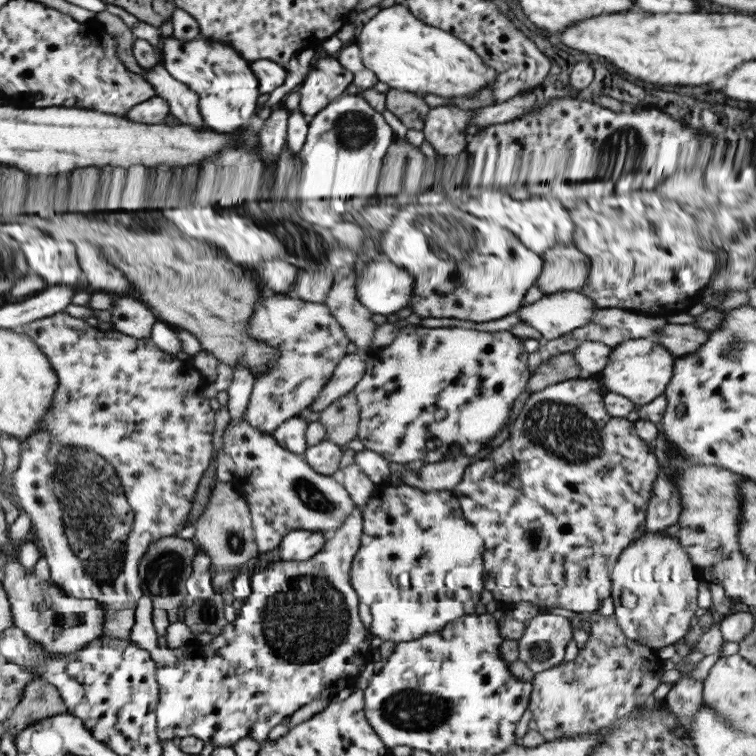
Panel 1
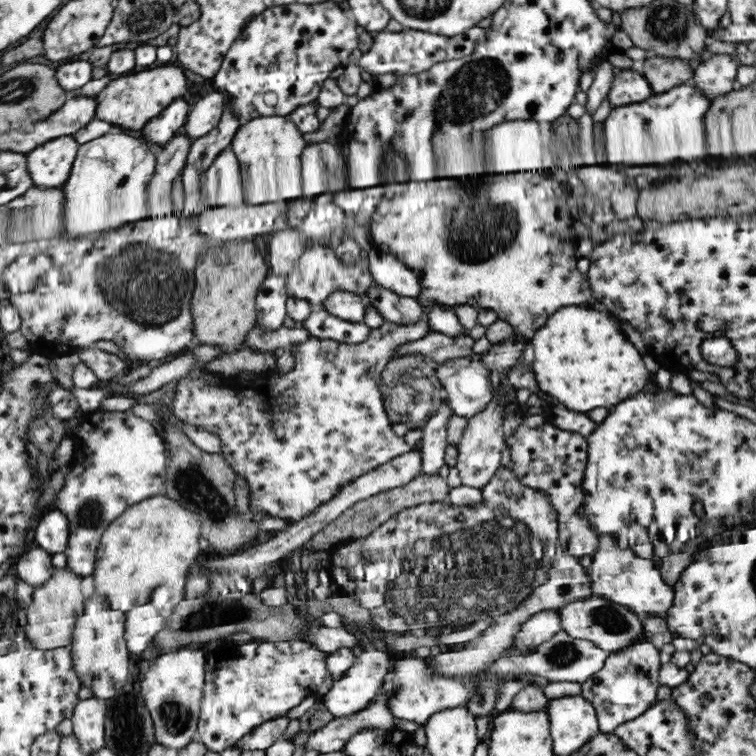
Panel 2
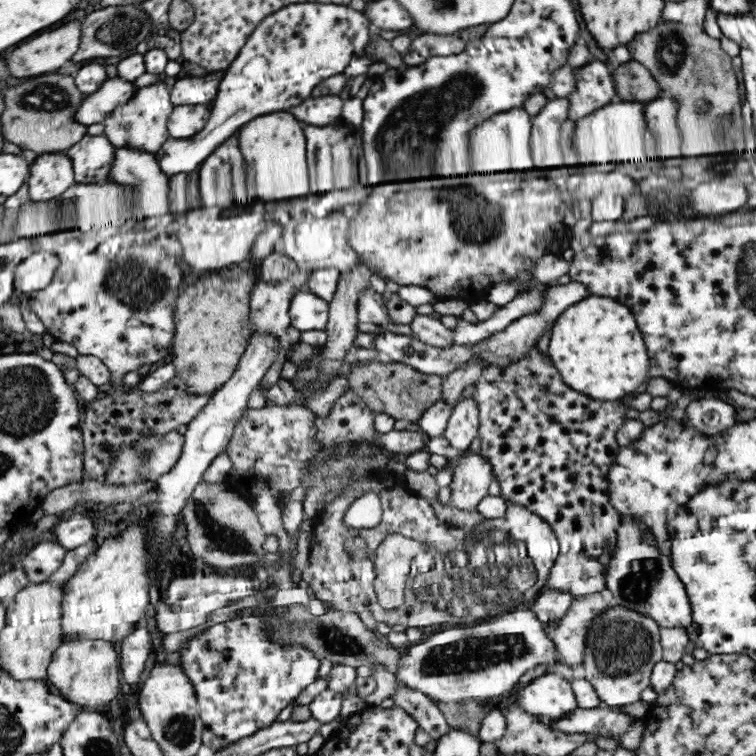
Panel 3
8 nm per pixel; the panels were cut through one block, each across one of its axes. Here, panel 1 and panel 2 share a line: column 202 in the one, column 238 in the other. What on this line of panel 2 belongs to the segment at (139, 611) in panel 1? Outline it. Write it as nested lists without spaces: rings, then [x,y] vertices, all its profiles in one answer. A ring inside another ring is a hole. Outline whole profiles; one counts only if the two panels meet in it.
[[[228,641],[208,654],[205,665],[205,684],[201,700],[197,739],[207,750],[221,753],[236,746],[244,736],[251,734],[260,724],[287,714],[298,706],[306,696],[316,695],[316,688],[327,679],[327,656],[305,641],[290,642],[248,642],[238,644]]]

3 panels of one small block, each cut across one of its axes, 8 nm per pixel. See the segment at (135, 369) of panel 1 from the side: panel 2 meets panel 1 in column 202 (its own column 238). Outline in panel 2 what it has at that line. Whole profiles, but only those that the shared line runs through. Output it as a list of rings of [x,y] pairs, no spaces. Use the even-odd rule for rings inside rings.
[[[424,319],[413,325],[399,325],[386,321],[380,328],[372,329],[368,338],[360,344],[339,343],[335,340],[319,339],[311,336],[304,342],[290,344],[288,346],[294,356],[295,365],[286,374],[279,376],[278,374],[272,373],[262,378],[256,375],[244,375],[241,377],[219,376],[217,384],[213,386],[204,383],[200,379],[184,377],[179,380],[175,388],[176,400],[174,400],[171,408],[173,408],[173,414],[176,415],[178,420],[183,420],[188,424],[195,424],[198,428],[205,429],[220,437],[221,453],[224,455],[225,461],[237,476],[247,478],[248,486],[250,486],[249,496],[251,503],[249,504],[248,515],[253,510],[253,512],[263,512],[263,514],[269,514],[274,518],[281,518],[287,522],[296,522],[296,520],[300,520],[300,518],[304,518],[304,516],[310,514],[312,510],[316,510],[316,508],[322,506],[324,502],[328,502],[328,500],[334,498],[336,492],[343,486],[346,486],[346,484],[354,482],[359,476],[390,462],[390,460],[395,459],[397,456],[410,452],[412,448],[404,441],[404,437],[397,436],[392,431],[392,422],[388,418],[383,397],[380,394],[380,374],[386,368],[386,364],[393,359],[392,352],[394,352],[394,348],[398,348],[398,345],[404,344],[404,342],[420,340],[420,338],[424,338],[430,331],[431,327]],[[238,390],[244,390],[245,395],[238,396]]]

